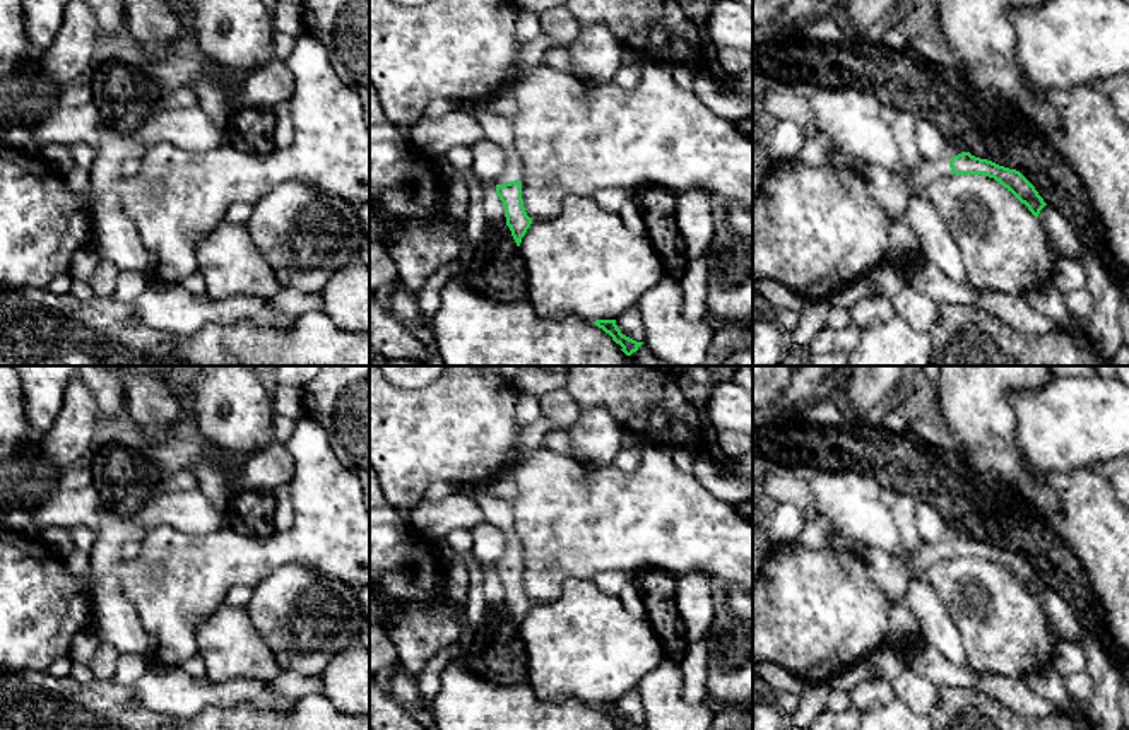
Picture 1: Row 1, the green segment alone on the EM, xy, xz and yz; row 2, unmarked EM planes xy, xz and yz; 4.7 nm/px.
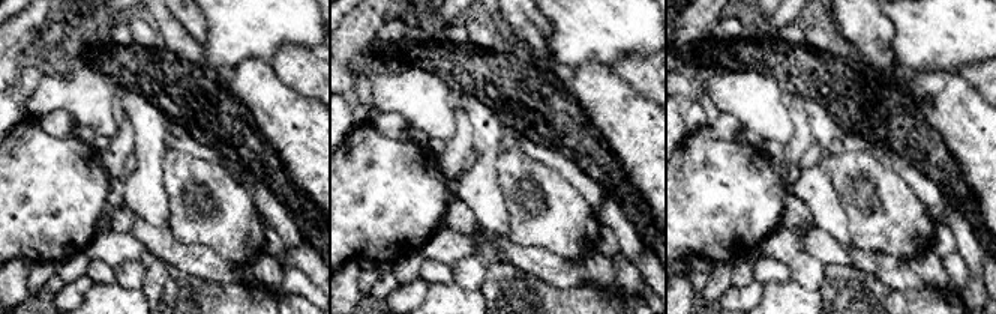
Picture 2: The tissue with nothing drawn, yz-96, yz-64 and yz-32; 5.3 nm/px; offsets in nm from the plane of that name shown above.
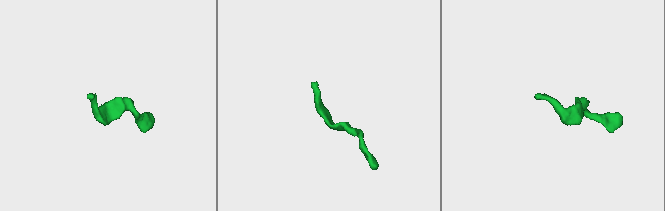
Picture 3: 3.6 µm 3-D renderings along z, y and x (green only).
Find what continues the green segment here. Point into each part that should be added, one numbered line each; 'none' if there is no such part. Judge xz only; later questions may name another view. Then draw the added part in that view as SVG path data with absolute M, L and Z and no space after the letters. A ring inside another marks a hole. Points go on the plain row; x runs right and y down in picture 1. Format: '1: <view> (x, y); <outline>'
1: xz (515, 547); M515 528L503 530L503 533L508 542L508 554L496 562L496 568L505 568L518 562L518 557L522 556L523 550L522 540Z

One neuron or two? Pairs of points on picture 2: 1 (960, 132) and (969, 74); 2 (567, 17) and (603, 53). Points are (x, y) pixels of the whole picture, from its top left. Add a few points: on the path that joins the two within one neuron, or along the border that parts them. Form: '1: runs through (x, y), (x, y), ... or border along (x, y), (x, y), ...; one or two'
1: border along (953, 71), (962, 75), (980, 93); two
2: runs through (576, 26), (594, 44); one

